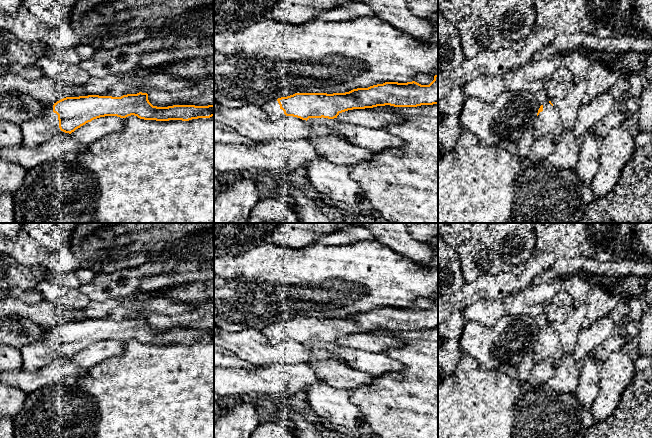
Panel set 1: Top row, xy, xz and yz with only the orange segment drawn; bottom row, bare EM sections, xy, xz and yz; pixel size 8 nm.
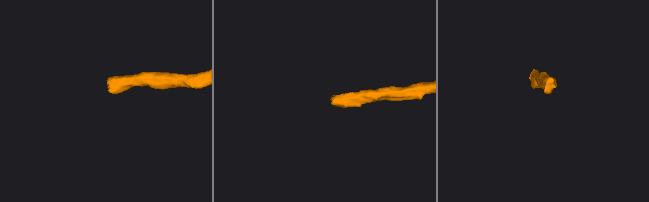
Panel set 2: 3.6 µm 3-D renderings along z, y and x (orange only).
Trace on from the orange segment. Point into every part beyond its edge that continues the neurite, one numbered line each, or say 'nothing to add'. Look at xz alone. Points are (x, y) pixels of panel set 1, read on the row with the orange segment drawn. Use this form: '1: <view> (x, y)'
1: xz (272, 108)

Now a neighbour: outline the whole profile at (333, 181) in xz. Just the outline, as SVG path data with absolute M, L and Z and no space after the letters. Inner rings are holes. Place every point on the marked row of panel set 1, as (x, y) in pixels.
M324 158L310 161L305 166L305 174L313 187L324 198L342 205L353 205L364 198L363 190L351 177L352 170L352 166L336 165Z

